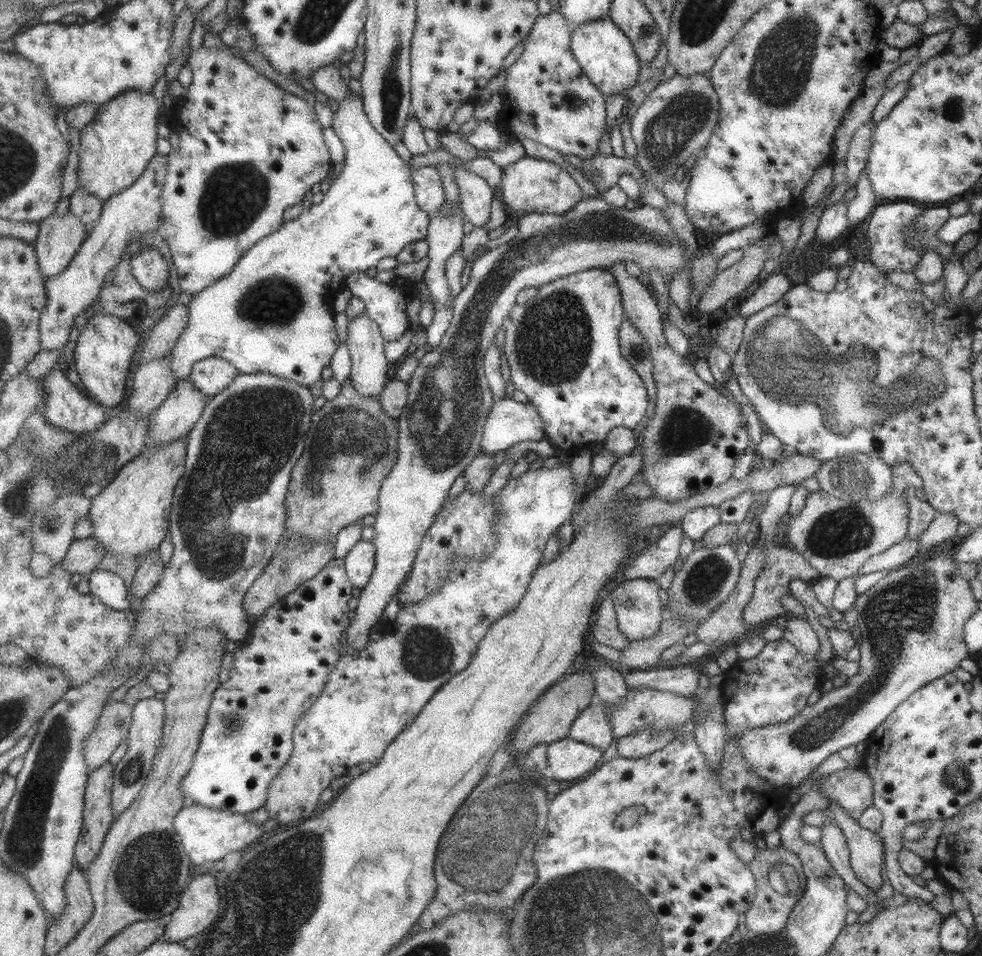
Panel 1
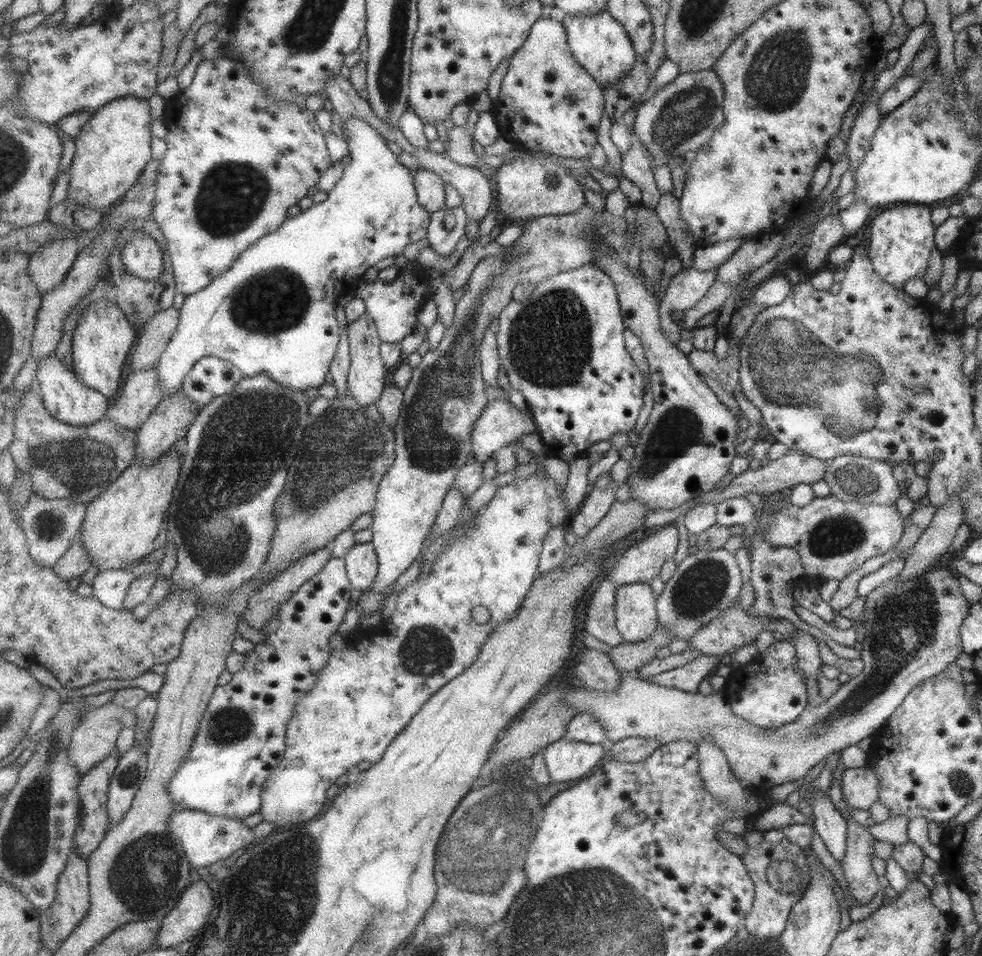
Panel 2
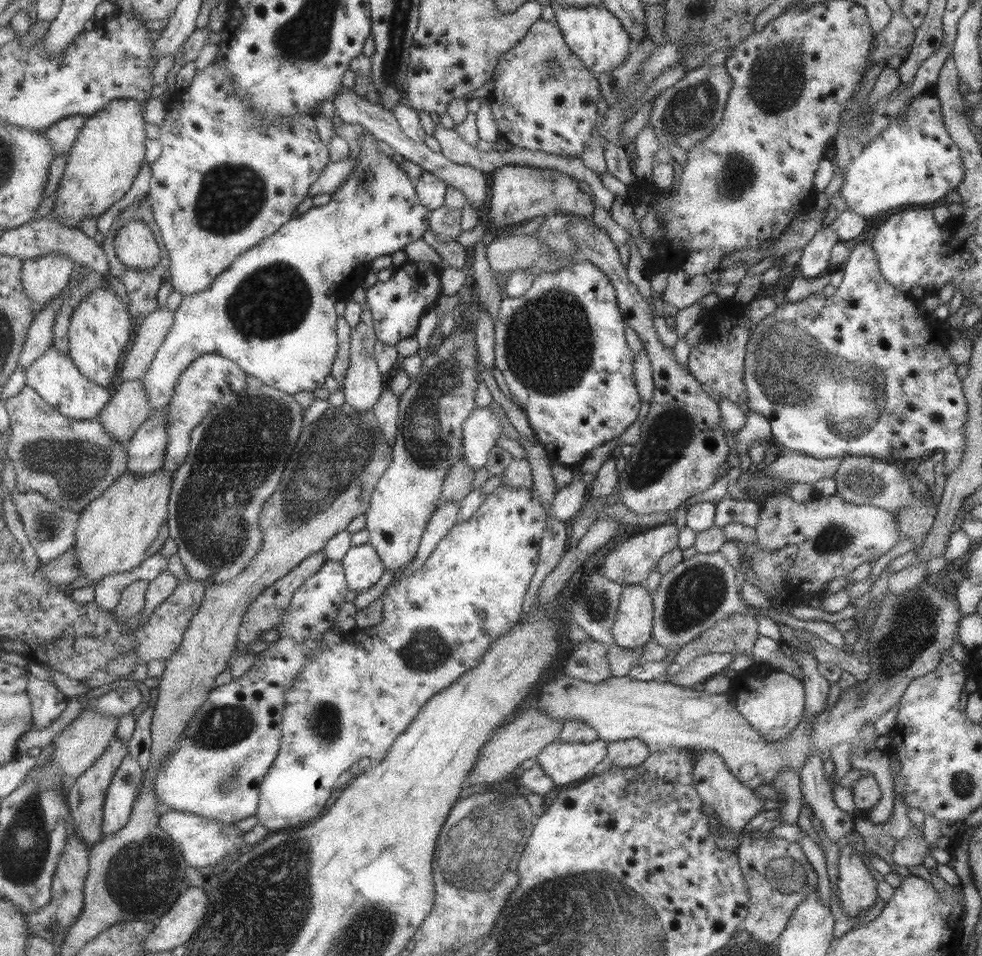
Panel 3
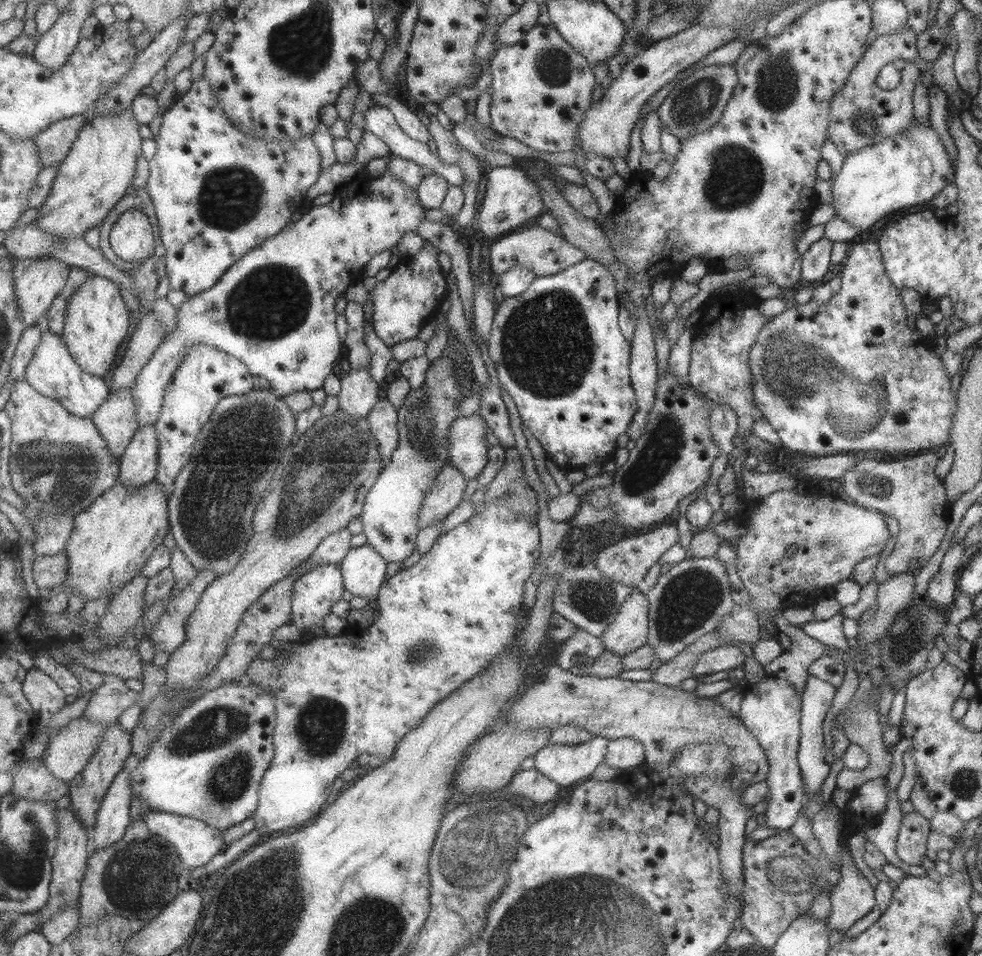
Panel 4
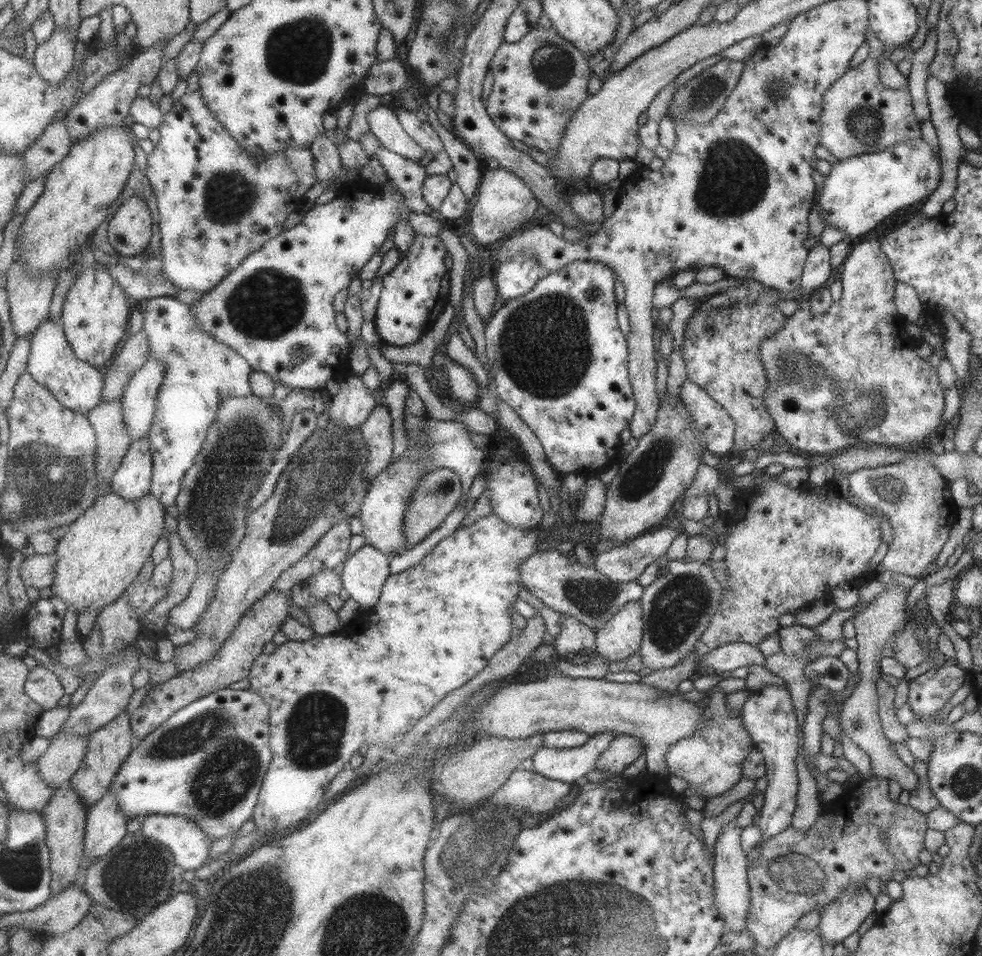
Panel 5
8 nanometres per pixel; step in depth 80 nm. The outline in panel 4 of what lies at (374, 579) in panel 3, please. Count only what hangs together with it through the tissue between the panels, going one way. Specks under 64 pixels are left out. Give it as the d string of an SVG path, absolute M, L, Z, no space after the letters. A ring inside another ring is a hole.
M369 544L351 548L339 564L344 572L345 588L353 596L379 600L382 585L387 578L387 561Z

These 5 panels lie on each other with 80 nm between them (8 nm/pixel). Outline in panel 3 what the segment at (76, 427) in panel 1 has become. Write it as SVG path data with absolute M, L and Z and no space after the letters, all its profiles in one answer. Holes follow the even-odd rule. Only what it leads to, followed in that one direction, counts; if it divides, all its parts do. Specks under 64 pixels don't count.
M55 344L41 359L29 366L27 384L39 393L45 402L58 408L65 416L77 420L99 419L102 410L112 400L111 390L93 383L79 371L70 355L61 353Z

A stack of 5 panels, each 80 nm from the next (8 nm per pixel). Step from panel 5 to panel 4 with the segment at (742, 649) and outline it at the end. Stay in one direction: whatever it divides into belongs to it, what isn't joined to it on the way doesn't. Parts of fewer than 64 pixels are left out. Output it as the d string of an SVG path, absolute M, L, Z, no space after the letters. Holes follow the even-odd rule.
M732 644L718 646L698 656L696 663L691 667L690 678L699 680L714 672L733 670L734 666L743 661L744 658L745 656L741 654L739 648Z

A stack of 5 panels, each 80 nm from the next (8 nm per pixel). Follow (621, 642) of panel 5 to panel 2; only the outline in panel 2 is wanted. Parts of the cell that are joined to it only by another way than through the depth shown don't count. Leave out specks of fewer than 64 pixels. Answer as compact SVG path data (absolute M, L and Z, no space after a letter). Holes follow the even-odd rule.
M632 582L615 590L615 624L625 642L639 642L649 638L658 627L656 596L649 584Z

